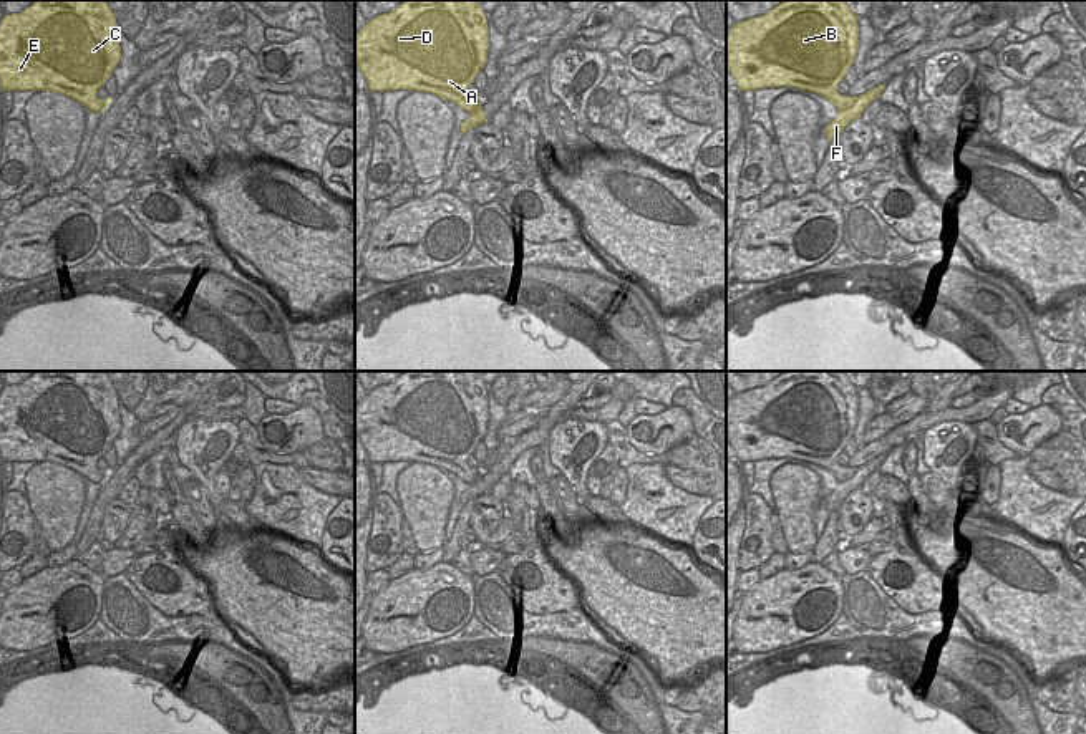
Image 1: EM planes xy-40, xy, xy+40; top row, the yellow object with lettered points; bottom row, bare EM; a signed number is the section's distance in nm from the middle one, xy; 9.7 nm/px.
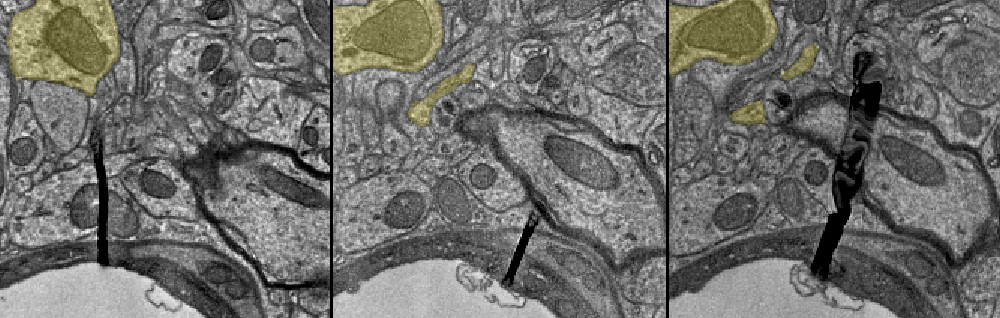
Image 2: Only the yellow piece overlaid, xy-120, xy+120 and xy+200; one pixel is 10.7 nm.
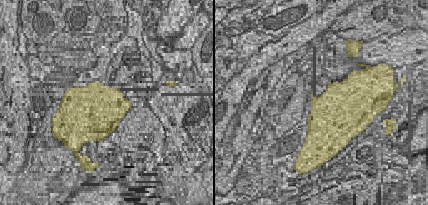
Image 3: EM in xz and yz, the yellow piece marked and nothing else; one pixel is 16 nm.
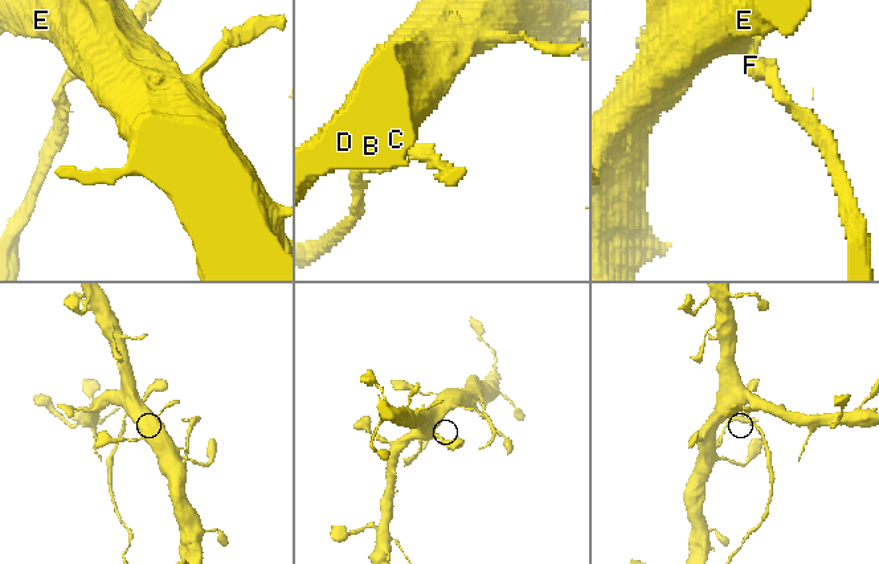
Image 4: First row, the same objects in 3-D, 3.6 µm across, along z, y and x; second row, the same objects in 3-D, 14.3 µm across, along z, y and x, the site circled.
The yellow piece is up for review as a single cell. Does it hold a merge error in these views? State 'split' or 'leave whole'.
split

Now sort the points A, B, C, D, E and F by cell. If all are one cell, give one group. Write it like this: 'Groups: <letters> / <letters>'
Groups: A B C D E / F

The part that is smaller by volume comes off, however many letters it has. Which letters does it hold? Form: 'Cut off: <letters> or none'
Cut off: F

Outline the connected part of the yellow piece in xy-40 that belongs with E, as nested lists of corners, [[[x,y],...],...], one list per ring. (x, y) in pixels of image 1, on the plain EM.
[[[35,371],[20,384],[0,391],[0,461],[65,466],[93,484],[114,469],[99,471],[98,461],[121,431],[118,394],[104,371]]]

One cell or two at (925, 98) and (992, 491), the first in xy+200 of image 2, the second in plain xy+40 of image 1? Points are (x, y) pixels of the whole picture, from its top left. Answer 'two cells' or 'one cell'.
one cell

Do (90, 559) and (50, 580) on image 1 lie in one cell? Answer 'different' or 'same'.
different

